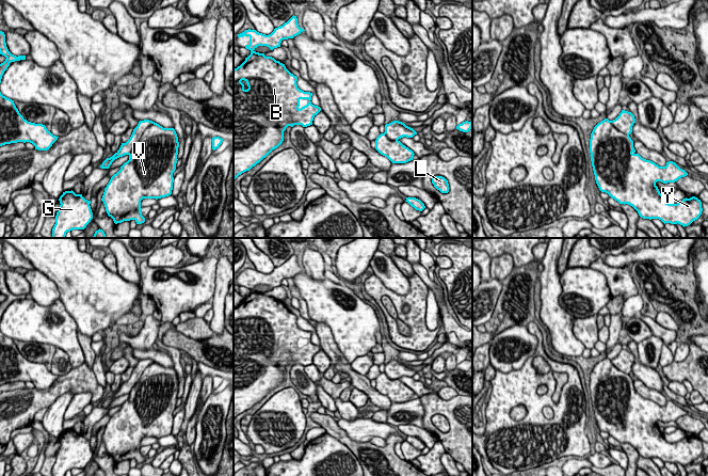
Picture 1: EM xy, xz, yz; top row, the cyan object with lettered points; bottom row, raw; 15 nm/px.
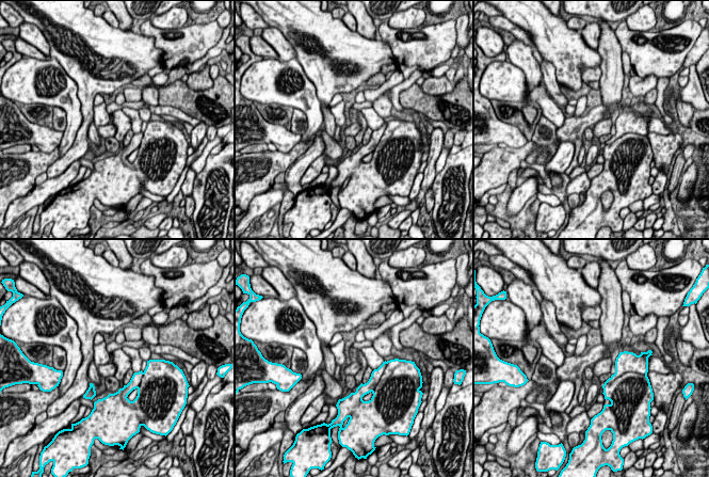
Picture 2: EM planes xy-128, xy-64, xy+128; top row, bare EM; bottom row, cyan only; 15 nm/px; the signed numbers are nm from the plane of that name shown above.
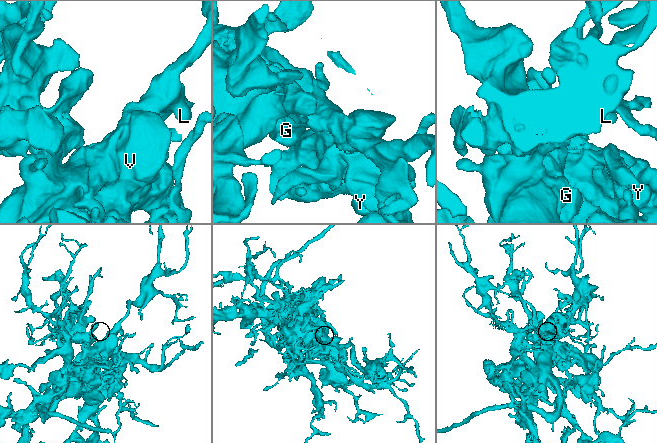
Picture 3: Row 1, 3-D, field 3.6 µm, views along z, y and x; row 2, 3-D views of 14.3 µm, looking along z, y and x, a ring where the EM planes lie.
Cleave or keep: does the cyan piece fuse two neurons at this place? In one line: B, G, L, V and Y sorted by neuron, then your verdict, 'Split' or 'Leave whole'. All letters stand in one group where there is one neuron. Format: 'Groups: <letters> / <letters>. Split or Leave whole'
Groups: B G L V Y. Leave whole

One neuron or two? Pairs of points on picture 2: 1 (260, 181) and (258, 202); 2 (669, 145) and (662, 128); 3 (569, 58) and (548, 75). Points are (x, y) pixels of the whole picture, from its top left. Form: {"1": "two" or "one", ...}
{"1": "two", "2": "two", "3": "two"}

